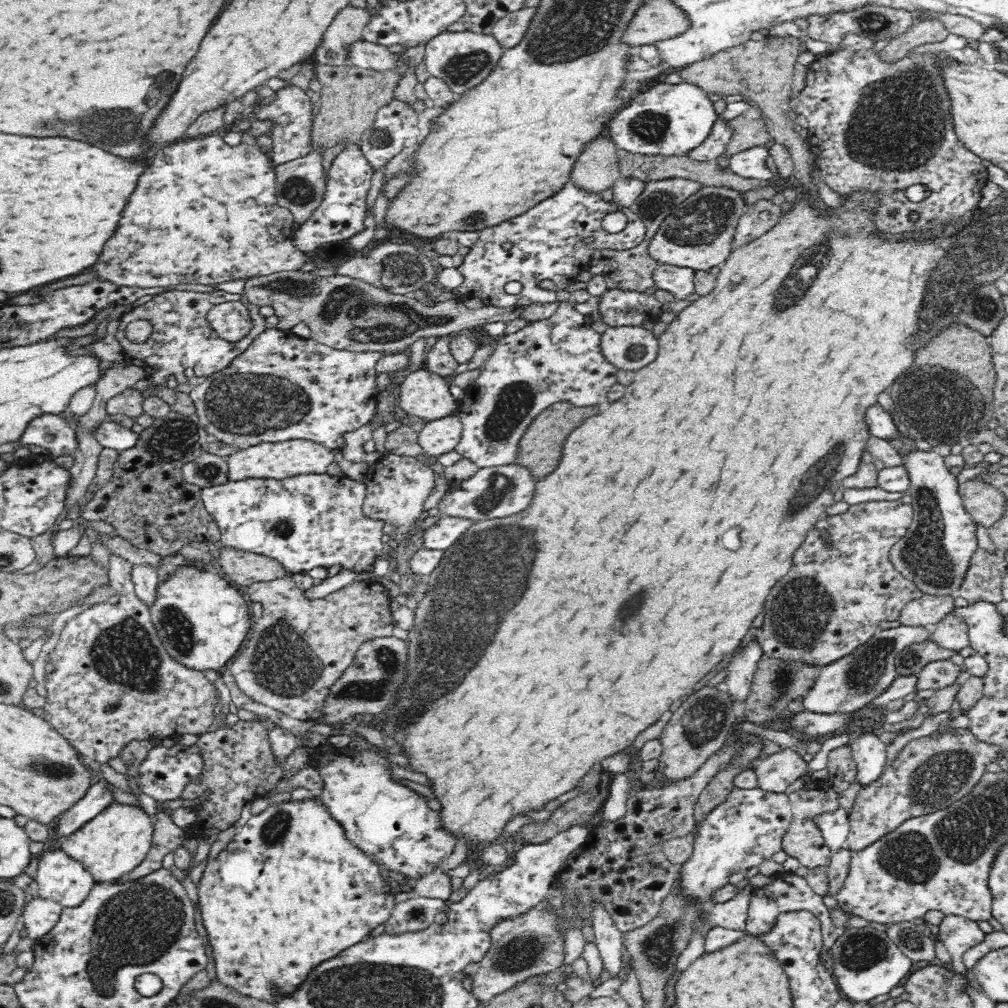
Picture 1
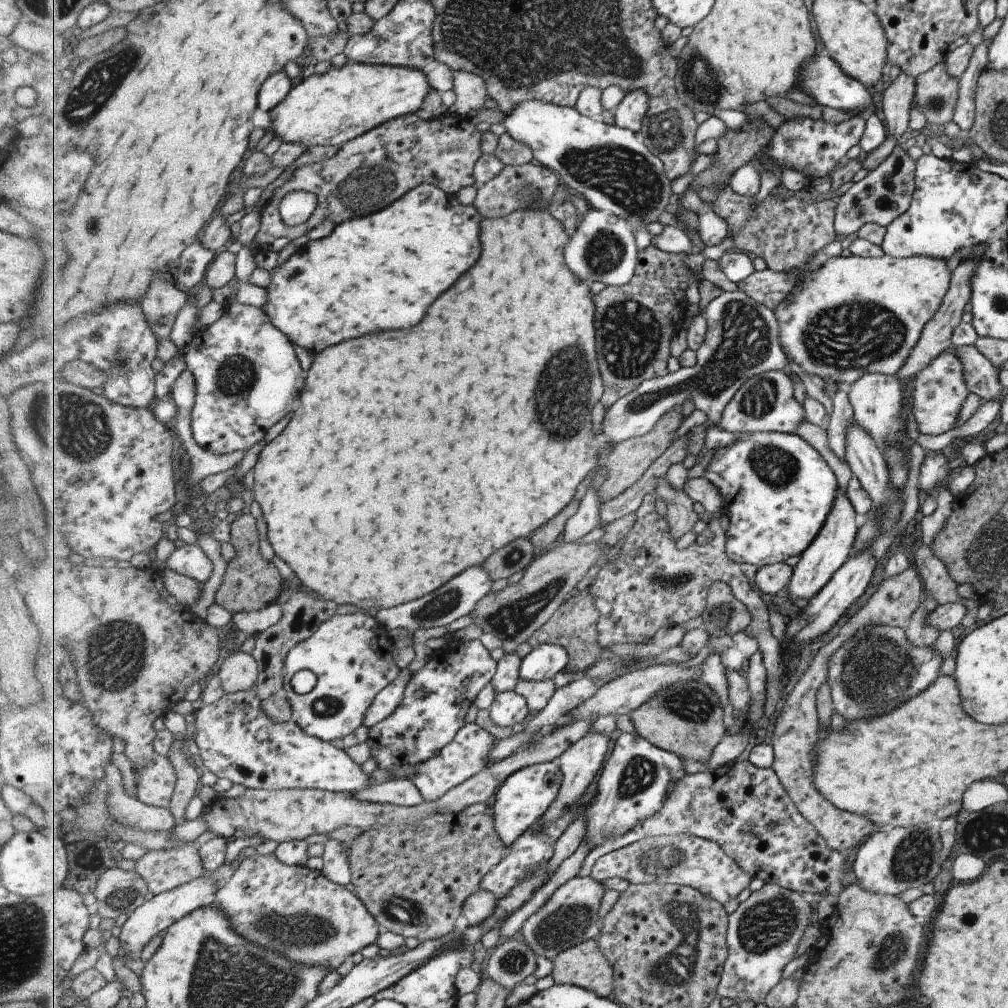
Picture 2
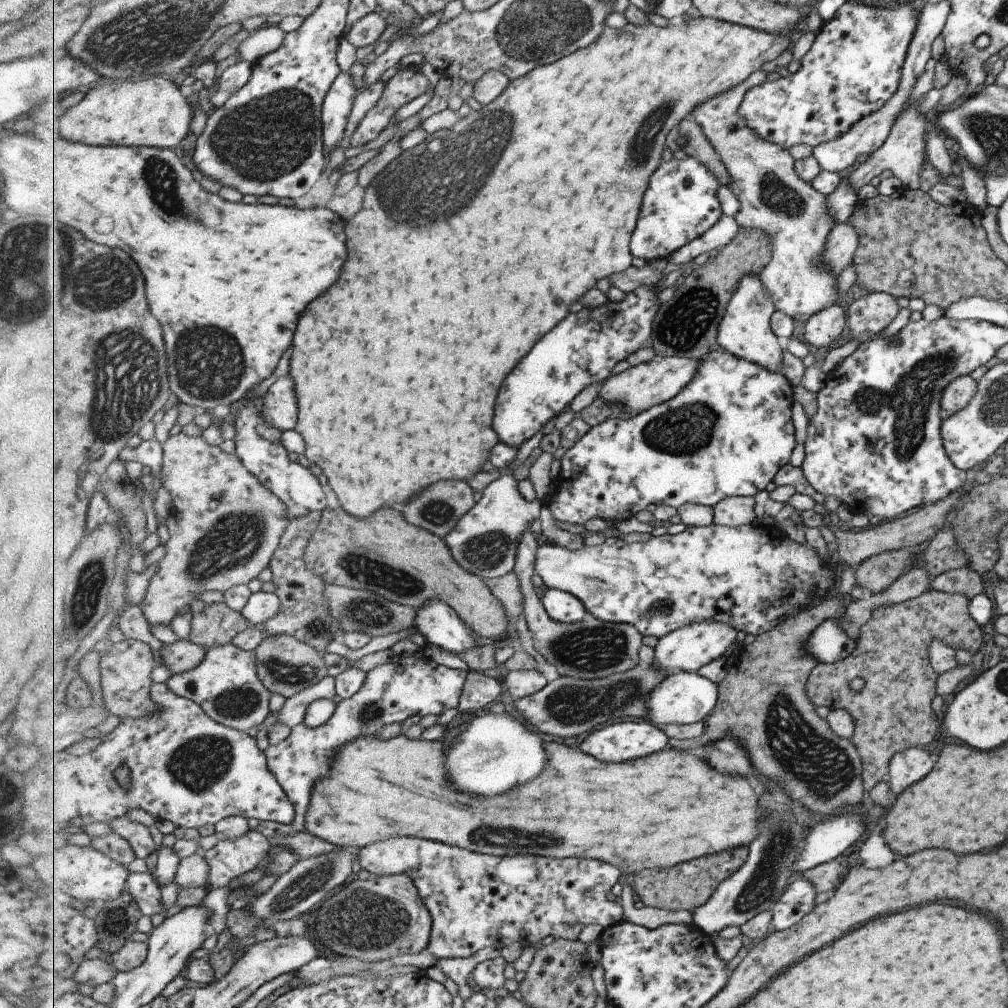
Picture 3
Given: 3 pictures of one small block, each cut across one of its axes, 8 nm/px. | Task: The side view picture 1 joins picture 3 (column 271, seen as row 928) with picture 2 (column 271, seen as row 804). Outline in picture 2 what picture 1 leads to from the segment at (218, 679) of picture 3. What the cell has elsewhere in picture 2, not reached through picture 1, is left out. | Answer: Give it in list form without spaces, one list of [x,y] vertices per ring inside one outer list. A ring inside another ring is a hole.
[[[256,686],[251,687],[246,691],[239,691],[236,693],[225,693],[223,698],[220,698],[217,702],[214,702],[210,705],[203,705],[194,716],[194,721],[196,722],[196,728],[194,729],[194,739],[200,750],[200,755],[202,757],[202,762],[206,770],[211,771],[219,778],[228,778],[234,784],[241,784],[247,789],[263,789],[266,791],[278,791],[281,789],[323,789],[328,791],[337,791],[344,793],[355,793],[355,790],[358,790],[359,786],[365,786],[367,780],[369,780],[369,775],[365,774],[361,770],[360,764],[353,762],[351,756],[344,752],[343,749],[335,748],[330,741],[326,741],[316,737],[315,735],[309,734],[306,730],[303,730],[302,726],[299,726],[294,721],[279,722],[273,720],[262,707],[263,696],[257,690]]]

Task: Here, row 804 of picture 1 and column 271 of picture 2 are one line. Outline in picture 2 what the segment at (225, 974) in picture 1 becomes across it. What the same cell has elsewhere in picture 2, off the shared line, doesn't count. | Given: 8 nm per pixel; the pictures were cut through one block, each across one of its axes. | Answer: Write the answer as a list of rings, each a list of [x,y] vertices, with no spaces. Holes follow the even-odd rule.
[[[420,184],[386,209],[366,217],[352,218],[343,224],[339,223],[336,226],[337,230],[334,230],[329,238],[309,240],[302,249],[297,250],[284,263],[269,272],[271,275],[270,283],[263,288],[268,293],[268,299],[261,308],[271,317],[273,324],[283,331],[283,334],[286,334],[295,344],[302,346],[313,356],[323,352],[331,344],[343,342],[345,338],[351,340],[351,338],[357,338],[361,334],[369,334],[369,332],[377,332],[377,330],[411,328],[411,326],[419,324],[425,318],[429,306],[445,290],[449,290],[449,286],[453,286],[461,274],[465,274],[479,260],[479,256],[481,256],[481,240],[479,240],[481,220],[483,220],[483,216],[473,203],[471,205],[461,204],[461,202],[455,201],[454,195],[445,193],[437,185]]]

